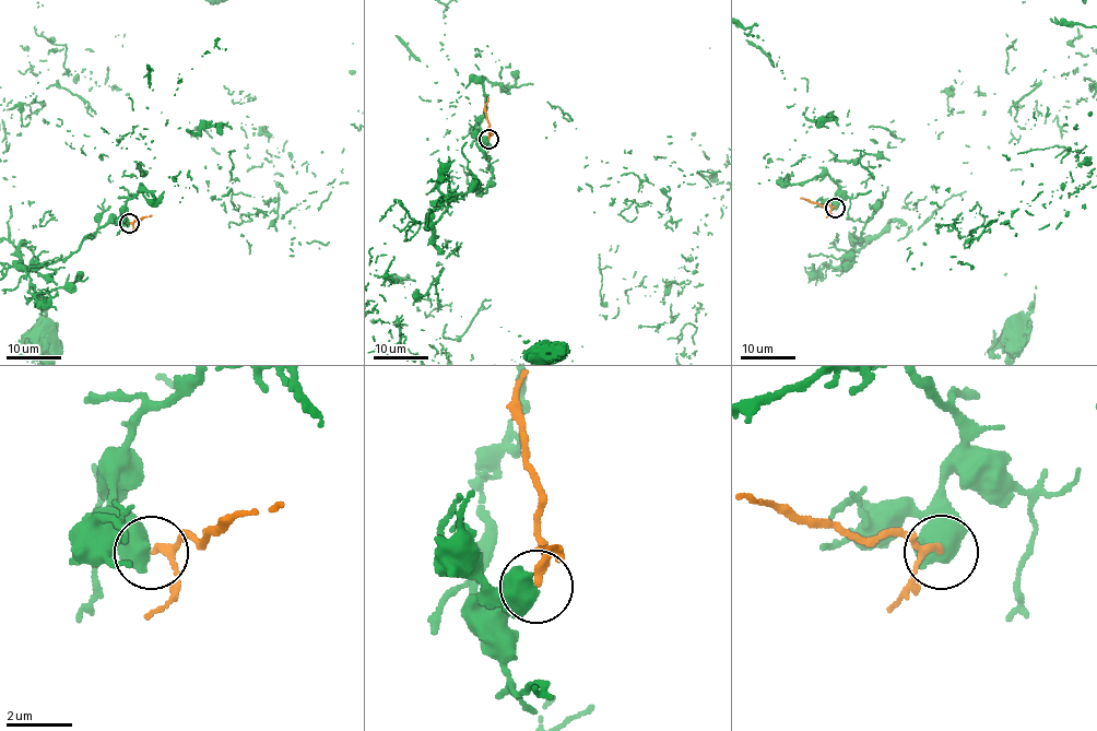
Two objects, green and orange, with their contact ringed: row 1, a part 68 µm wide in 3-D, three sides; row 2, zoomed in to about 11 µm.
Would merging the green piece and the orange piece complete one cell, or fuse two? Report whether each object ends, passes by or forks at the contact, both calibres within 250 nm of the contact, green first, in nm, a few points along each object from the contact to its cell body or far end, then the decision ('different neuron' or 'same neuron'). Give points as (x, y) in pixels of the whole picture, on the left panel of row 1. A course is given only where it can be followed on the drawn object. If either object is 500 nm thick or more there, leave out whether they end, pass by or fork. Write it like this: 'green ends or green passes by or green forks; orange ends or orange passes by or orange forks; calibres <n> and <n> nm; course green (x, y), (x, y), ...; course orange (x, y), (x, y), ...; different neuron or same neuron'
calibres 750 and 180 nm; course green (129, 224), (120, 211), (77, 250), (27, 270), (10, 210), (48, 280), (42, 335); course orange (129, 224), (151, 215); different neuron

